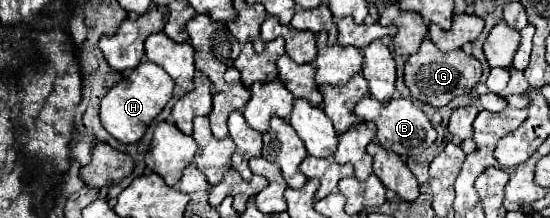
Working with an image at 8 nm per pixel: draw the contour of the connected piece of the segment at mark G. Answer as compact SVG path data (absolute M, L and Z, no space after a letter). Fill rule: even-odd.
M426 36L420 50L408 58L406 70L404 70L404 80L406 80L406 86L412 92L412 98L422 100L422 102L438 108L438 106L448 104L454 96L470 92L472 86L480 80L480 74L482 74L482 68L480 68L480 62L474 56L468 56L462 50L444 54Z

